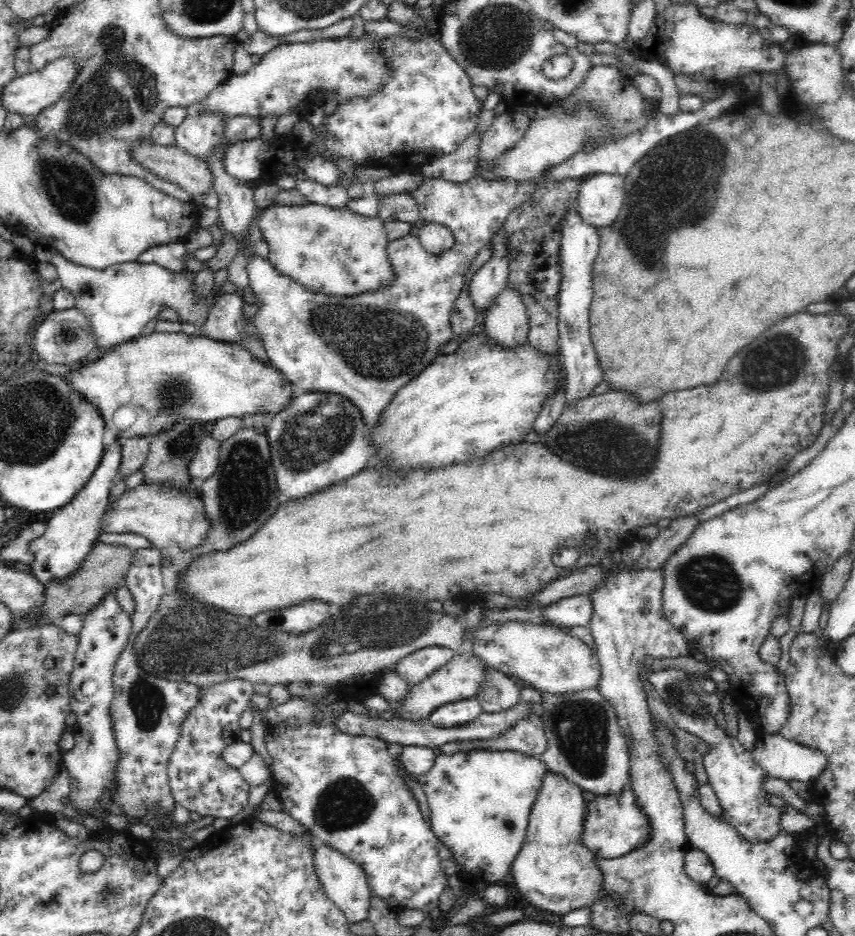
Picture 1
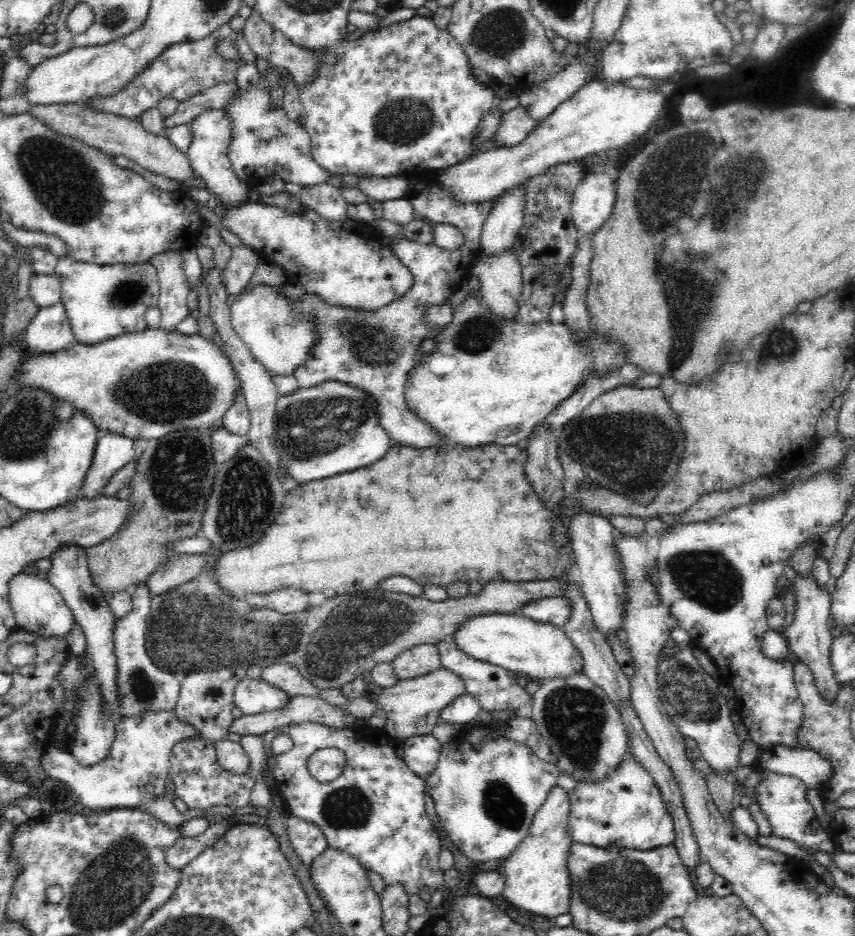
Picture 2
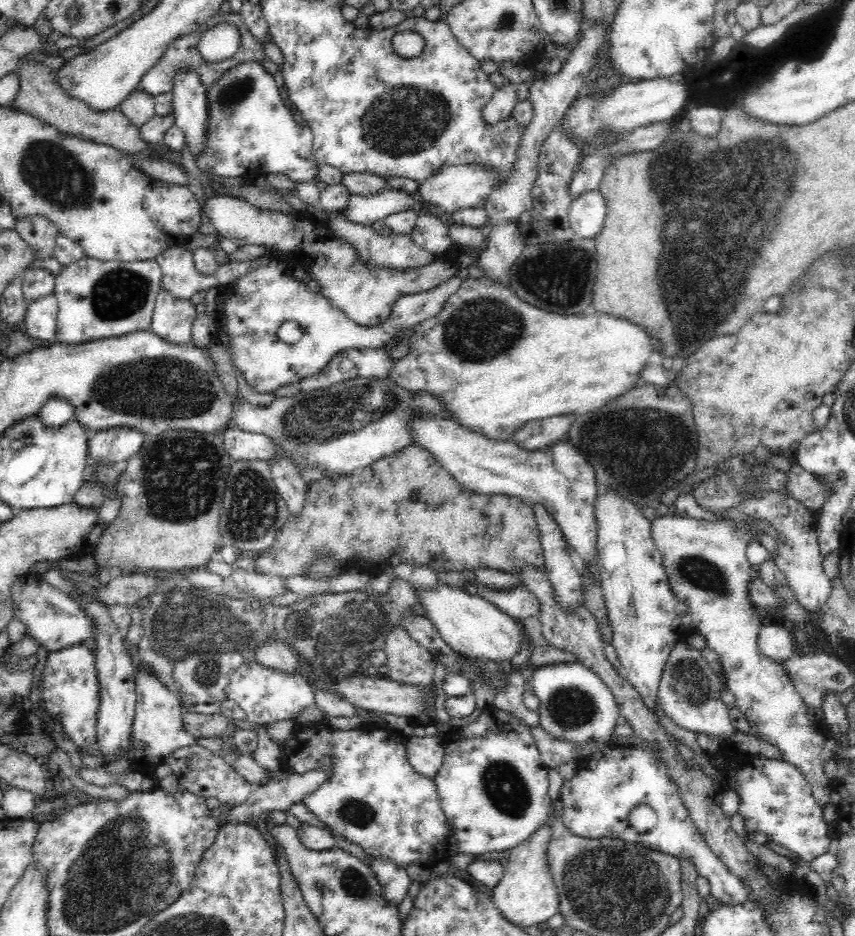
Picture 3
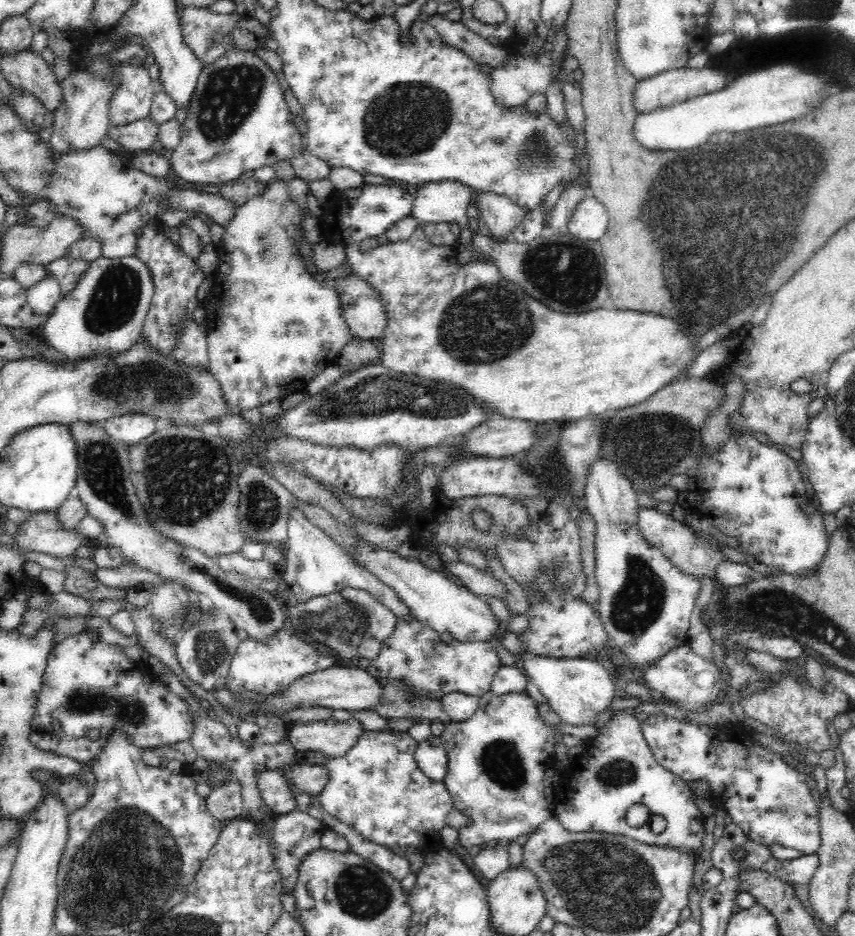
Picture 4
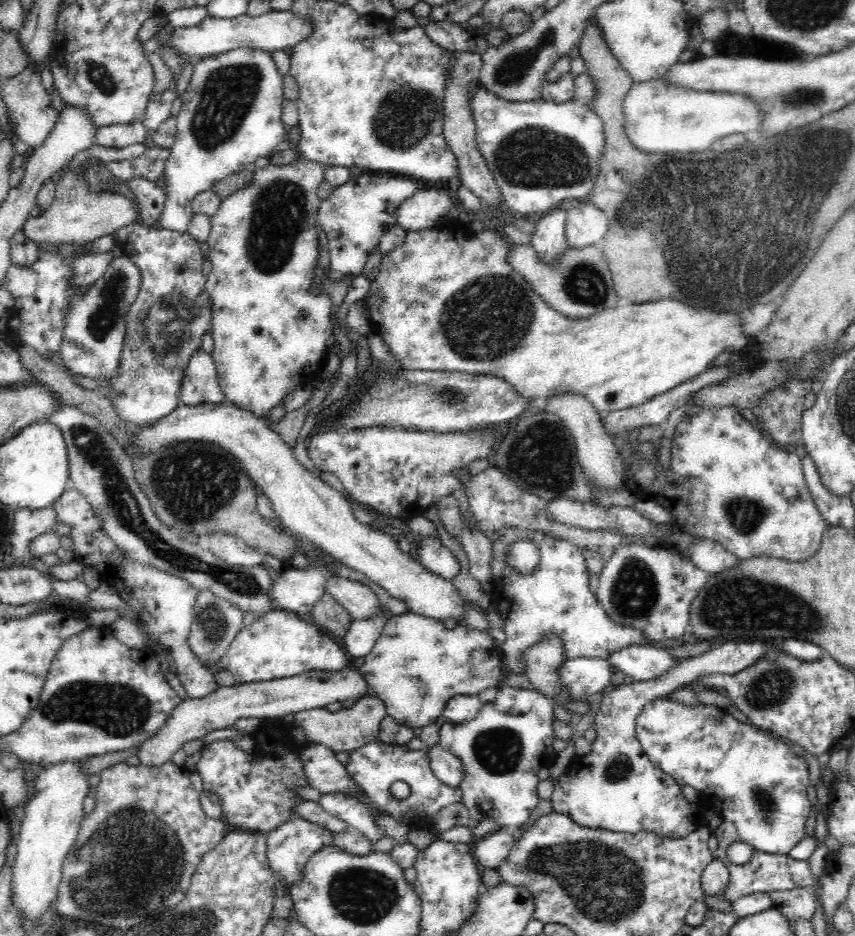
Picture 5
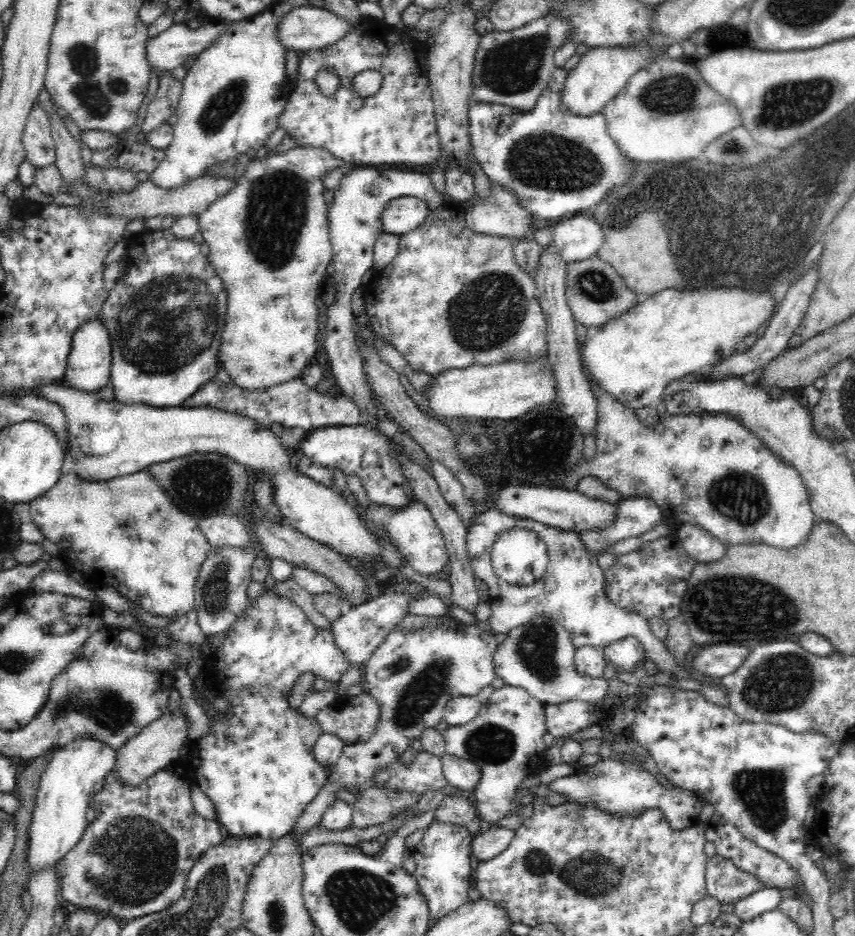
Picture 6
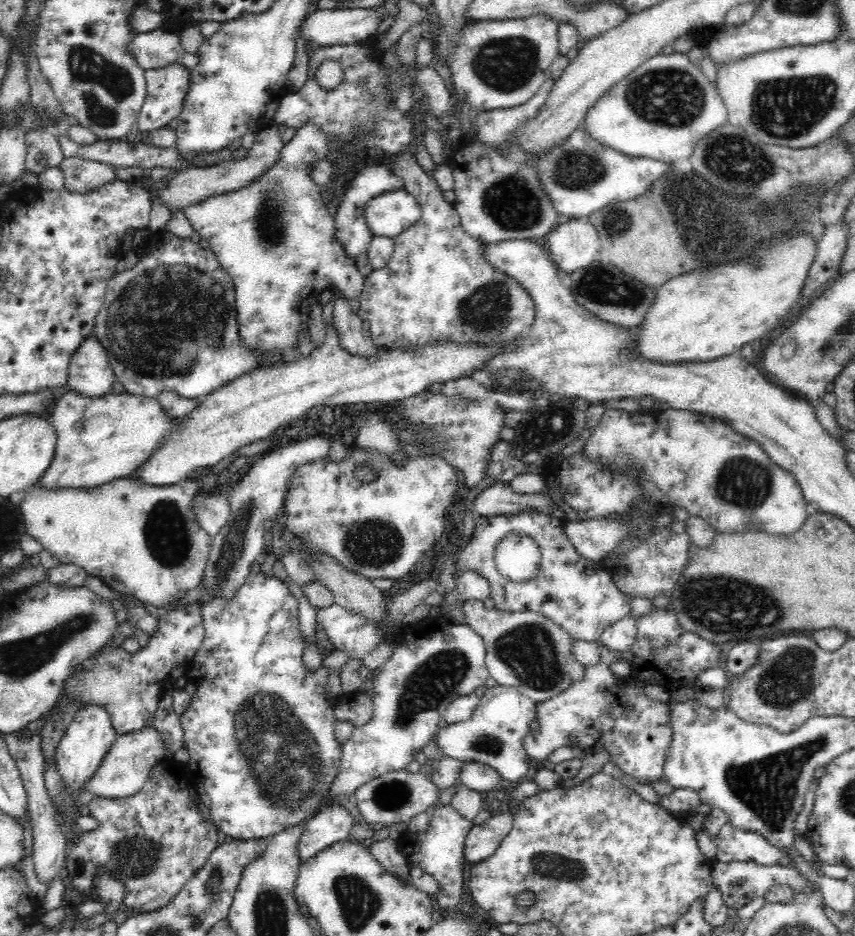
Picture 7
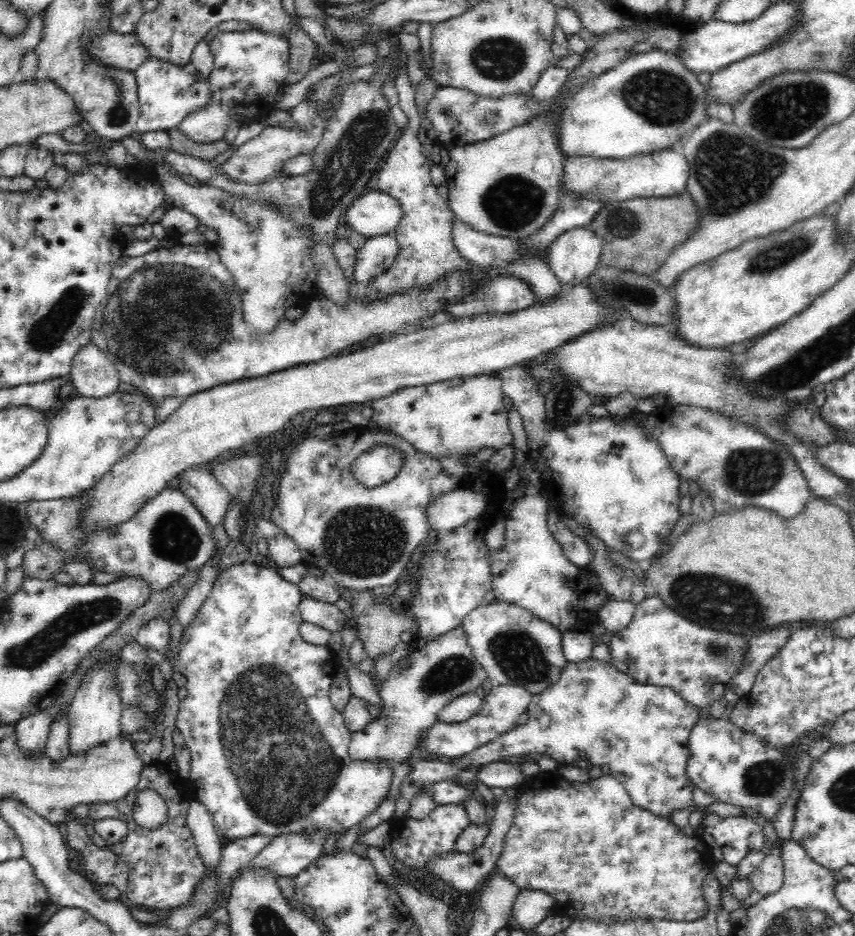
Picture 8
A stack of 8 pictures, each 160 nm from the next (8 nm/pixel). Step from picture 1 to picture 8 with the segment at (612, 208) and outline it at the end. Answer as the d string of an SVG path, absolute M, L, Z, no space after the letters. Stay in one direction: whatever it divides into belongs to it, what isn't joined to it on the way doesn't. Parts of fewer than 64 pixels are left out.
M588 226L562 232L546 249L548 264L556 278L573 287L596 268L602 255L602 242Z

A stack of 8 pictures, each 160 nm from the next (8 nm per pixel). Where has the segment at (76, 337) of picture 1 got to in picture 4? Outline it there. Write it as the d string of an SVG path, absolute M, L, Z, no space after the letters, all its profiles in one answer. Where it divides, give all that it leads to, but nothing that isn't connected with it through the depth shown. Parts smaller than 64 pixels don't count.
M50 273L38 284L27 290L27 299L34 315L44 319L54 310L55 304L61 299L61 288L58 280Z

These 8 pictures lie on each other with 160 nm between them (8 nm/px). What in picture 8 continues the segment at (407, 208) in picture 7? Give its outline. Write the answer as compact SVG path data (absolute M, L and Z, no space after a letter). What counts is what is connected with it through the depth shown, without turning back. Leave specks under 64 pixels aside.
M374 190L360 195L345 212L350 230L368 239L373 236L395 234L403 210L396 198Z

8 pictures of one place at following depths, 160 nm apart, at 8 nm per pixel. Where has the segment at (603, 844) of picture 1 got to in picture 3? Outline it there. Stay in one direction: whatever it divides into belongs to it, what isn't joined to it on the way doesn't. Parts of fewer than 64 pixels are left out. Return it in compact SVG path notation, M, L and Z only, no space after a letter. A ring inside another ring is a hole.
M616 745L603 751L597 750L587 760L582 759L576 765L577 771L575 775L570 780L563 782L559 792L559 799L563 802L562 824L570 833L585 839L614 837L678 858L685 856L694 862L696 869L698 869L698 875L709 880L712 896L717 898L720 903L740 904L740 902L748 898L748 891L742 884L742 880L732 874L730 869L712 852L702 835L696 831L694 821L688 814L688 809L682 804L682 799L678 794L678 787L668 777L666 765L658 757L654 756L654 753L646 752L642 746L620 747ZM642 803L650 806L652 811L656 813L656 824L646 832L636 832L630 826L629 814L632 808Z

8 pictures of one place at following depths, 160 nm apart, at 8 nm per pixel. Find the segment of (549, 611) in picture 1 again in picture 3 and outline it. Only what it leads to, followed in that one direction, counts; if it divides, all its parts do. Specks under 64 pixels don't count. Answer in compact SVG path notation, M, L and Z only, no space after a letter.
M476 582L478 586L478 595L484 598L487 602L494 604L500 611L508 614L514 620L524 620L530 617L539 617L542 605L532 592L526 590L524 587L508 589L508 592L495 592L495 590L483 588Z

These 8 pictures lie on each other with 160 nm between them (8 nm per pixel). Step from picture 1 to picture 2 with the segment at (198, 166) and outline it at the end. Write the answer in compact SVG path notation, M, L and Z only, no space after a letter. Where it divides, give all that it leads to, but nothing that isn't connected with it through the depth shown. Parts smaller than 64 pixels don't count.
M81 104L30 107L28 113L53 129L56 133L70 136L87 146L98 148L109 157L124 157L132 160L142 169L154 172L170 181L178 182L188 188L197 179L188 154L178 151L165 136L155 136L142 127L141 122L129 120L112 114L97 114L92 109L80 108Z

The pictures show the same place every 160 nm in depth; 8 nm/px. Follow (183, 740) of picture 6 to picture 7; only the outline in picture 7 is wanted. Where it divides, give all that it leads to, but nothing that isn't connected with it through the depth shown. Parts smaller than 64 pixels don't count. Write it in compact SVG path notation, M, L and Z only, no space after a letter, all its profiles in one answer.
M150 724L140 731L118 737L83 790L104 798L134 796L144 786L151 770L164 760L169 760L163 741L162 735Z

